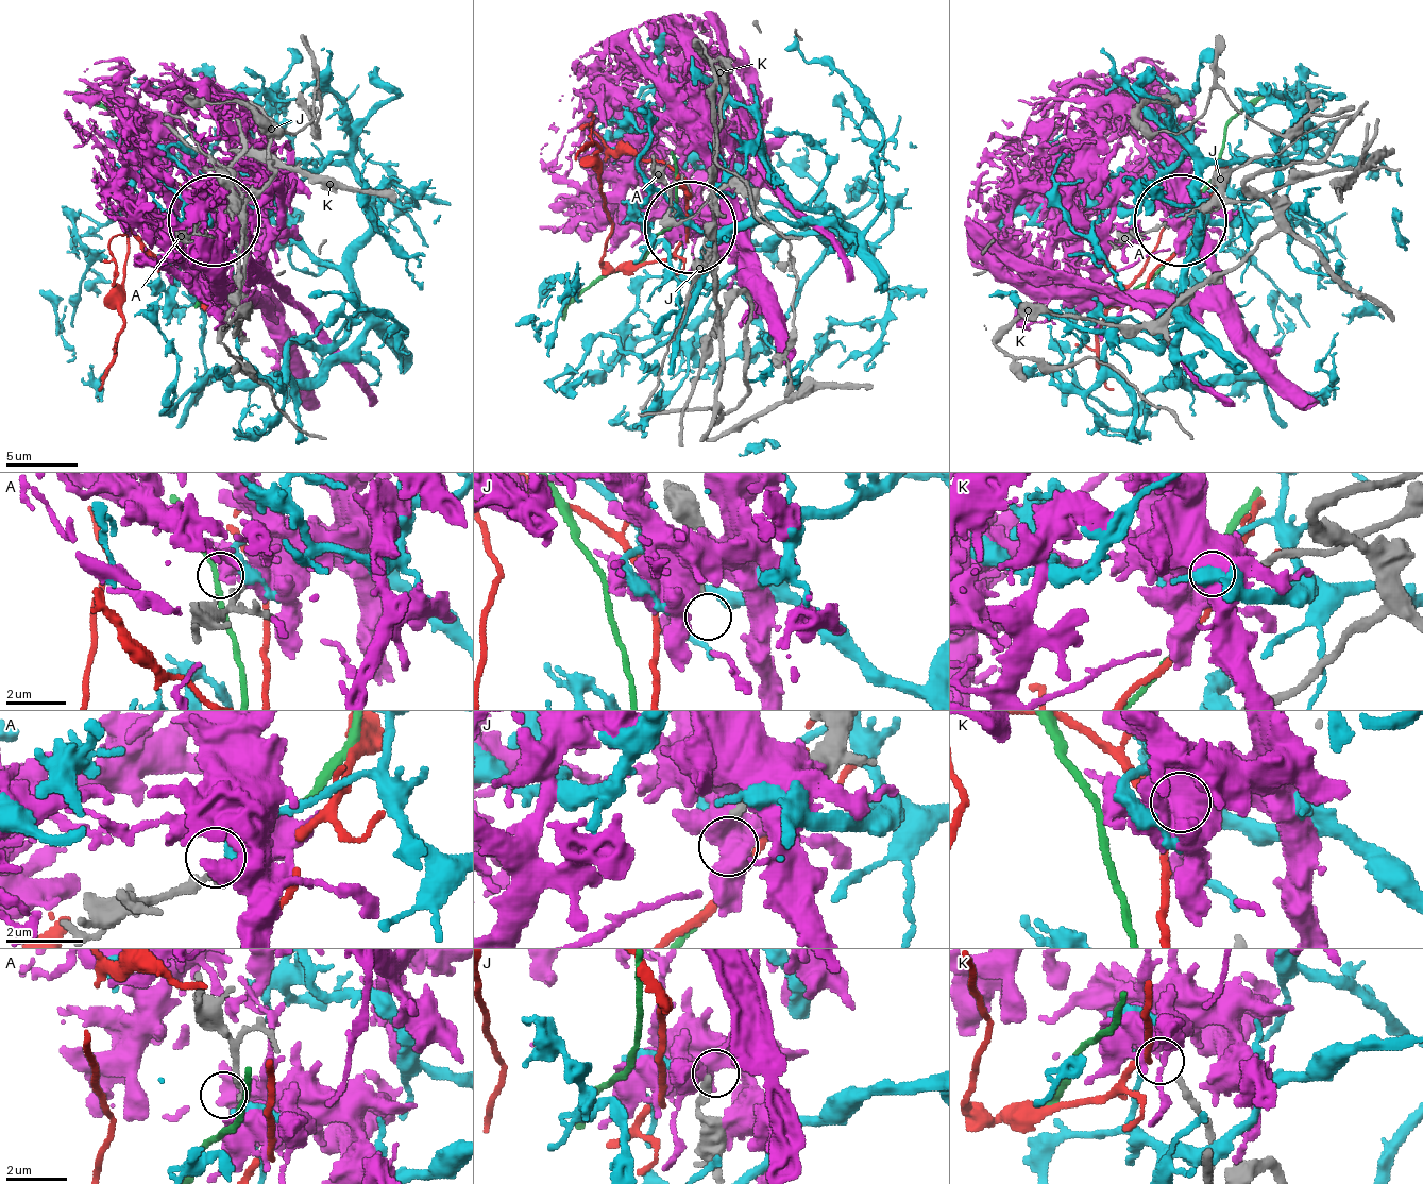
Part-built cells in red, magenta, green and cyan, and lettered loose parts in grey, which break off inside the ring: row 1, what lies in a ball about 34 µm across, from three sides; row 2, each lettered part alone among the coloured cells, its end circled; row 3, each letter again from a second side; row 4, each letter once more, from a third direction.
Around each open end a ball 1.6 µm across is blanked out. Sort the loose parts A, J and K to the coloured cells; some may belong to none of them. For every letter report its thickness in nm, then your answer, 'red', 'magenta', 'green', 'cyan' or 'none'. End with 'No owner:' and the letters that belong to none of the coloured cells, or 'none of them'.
A: 240 nm thick; cyan
J: 260 nm thick; none
K: 240 nm thick; red
No owner: J

